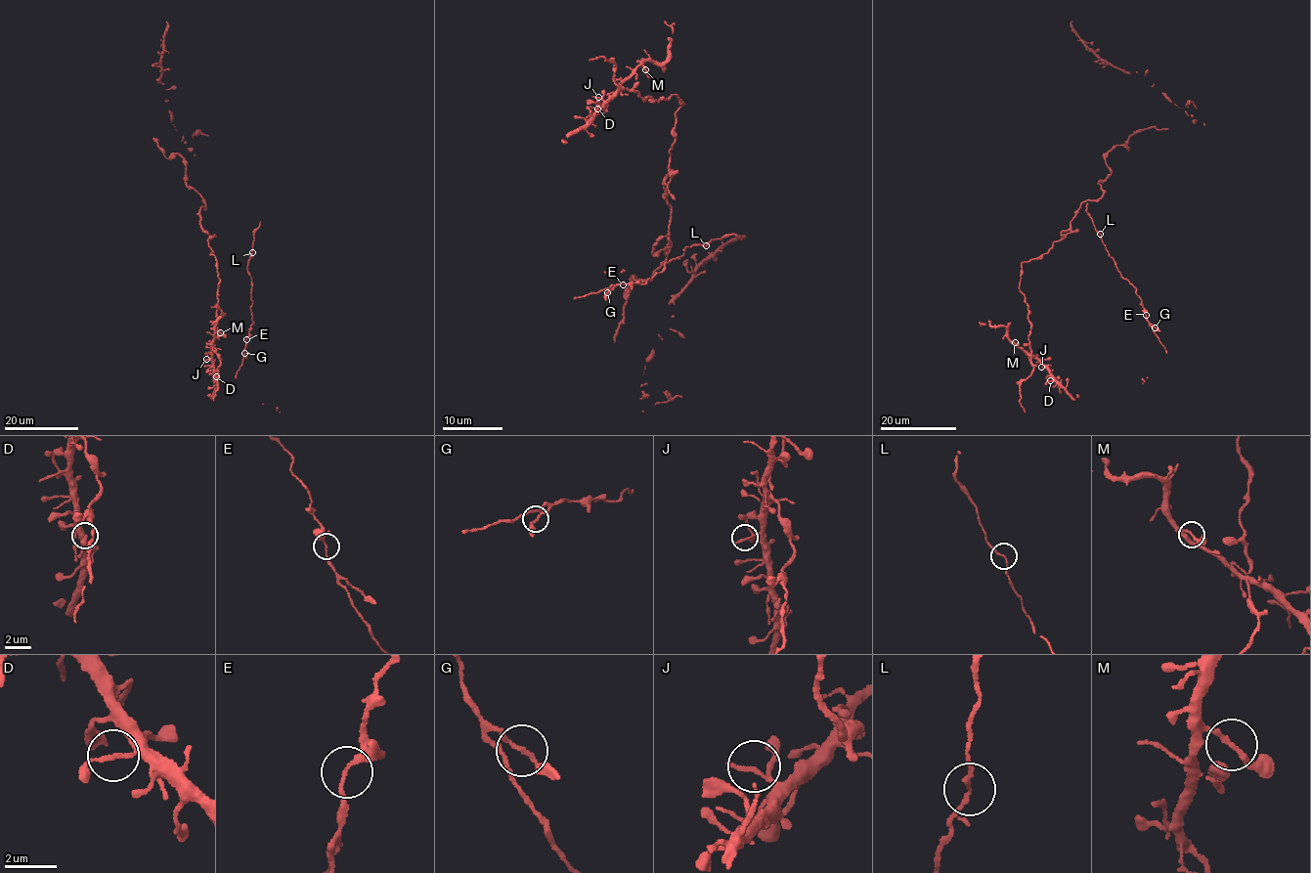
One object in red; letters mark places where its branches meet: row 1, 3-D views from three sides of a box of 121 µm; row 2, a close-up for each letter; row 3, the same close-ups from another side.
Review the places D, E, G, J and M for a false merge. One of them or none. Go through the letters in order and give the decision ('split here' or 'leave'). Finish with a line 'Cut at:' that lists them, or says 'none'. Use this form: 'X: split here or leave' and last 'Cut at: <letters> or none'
D: leave
E: leave
G: leave
J: leave
M: leave
Cut at: none

